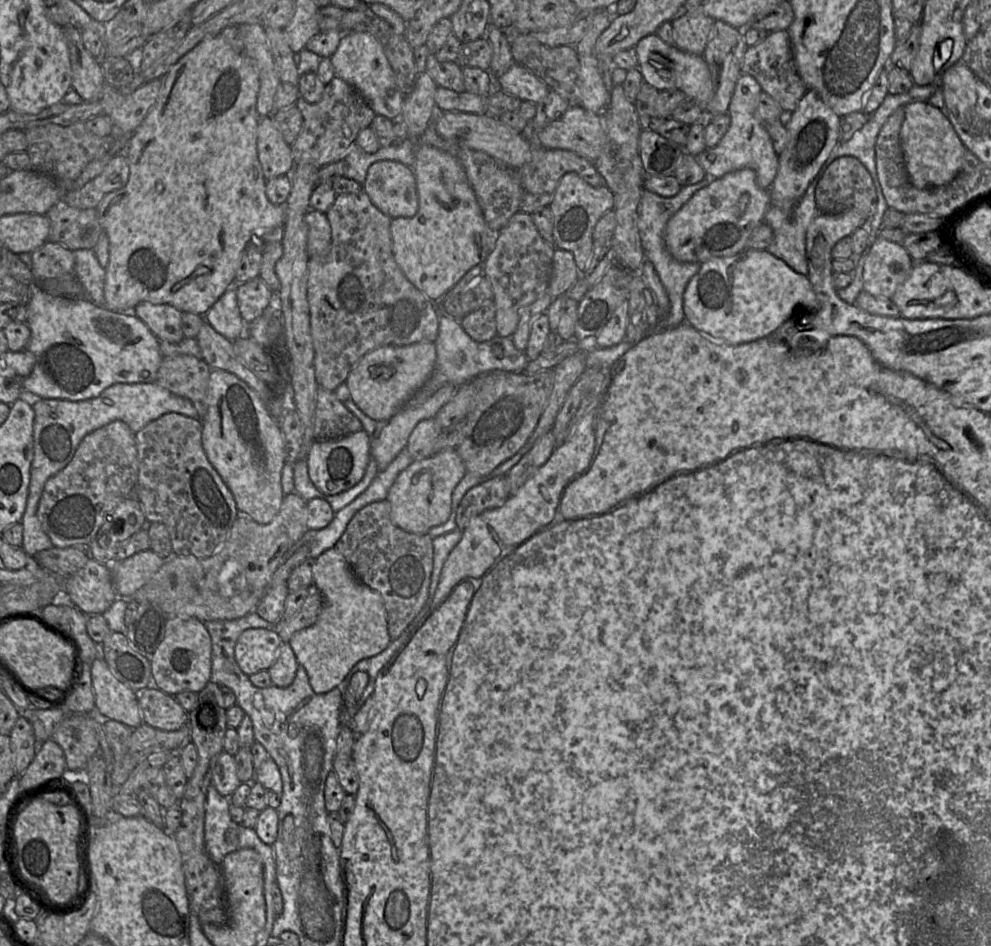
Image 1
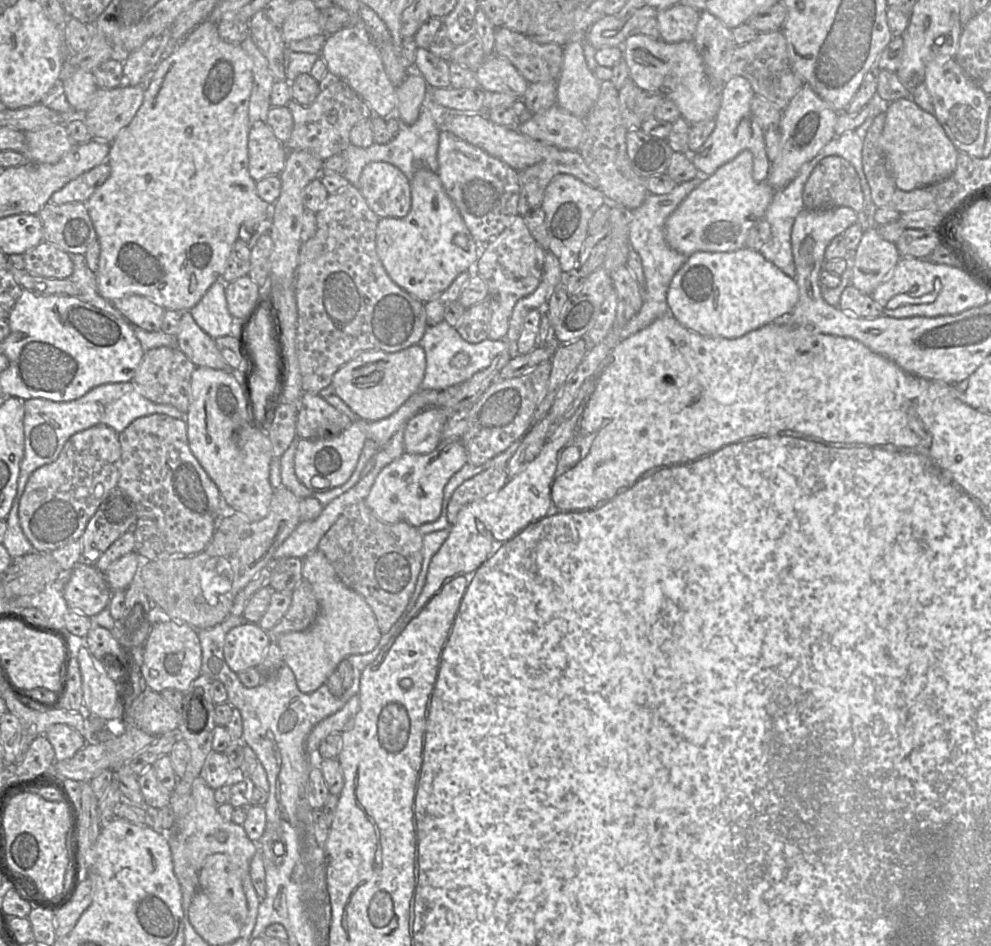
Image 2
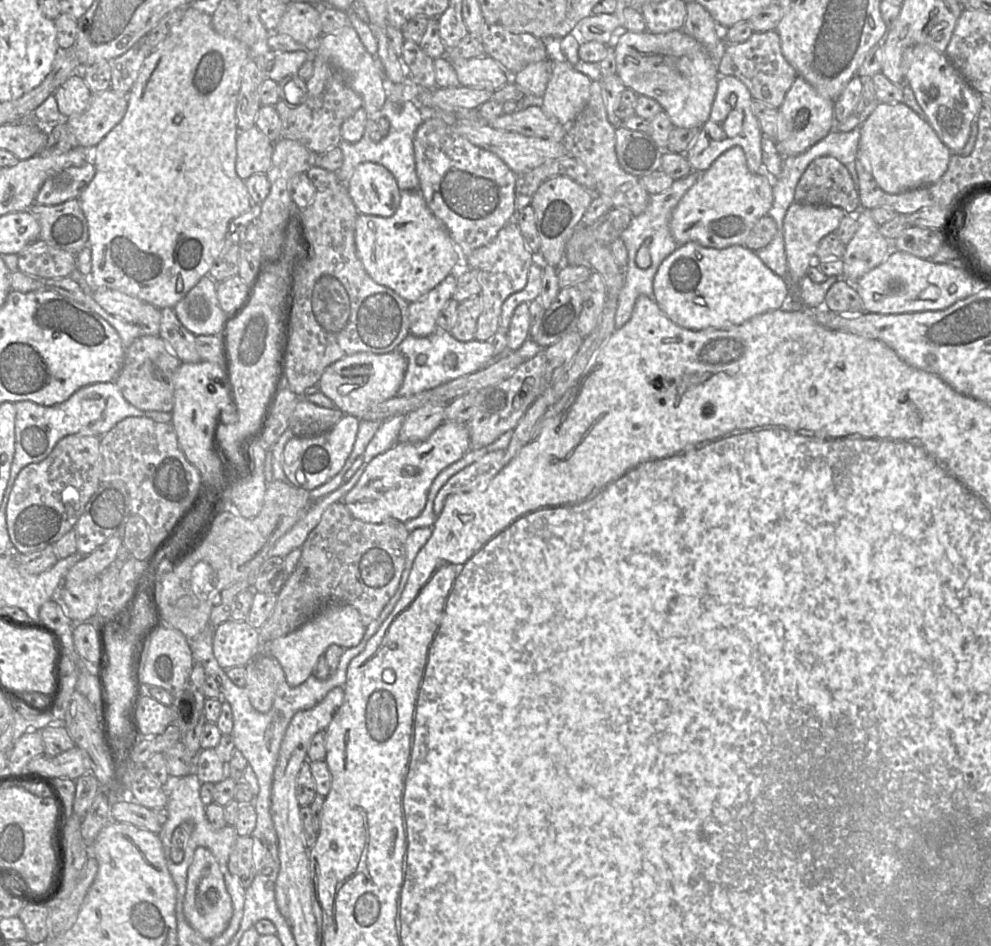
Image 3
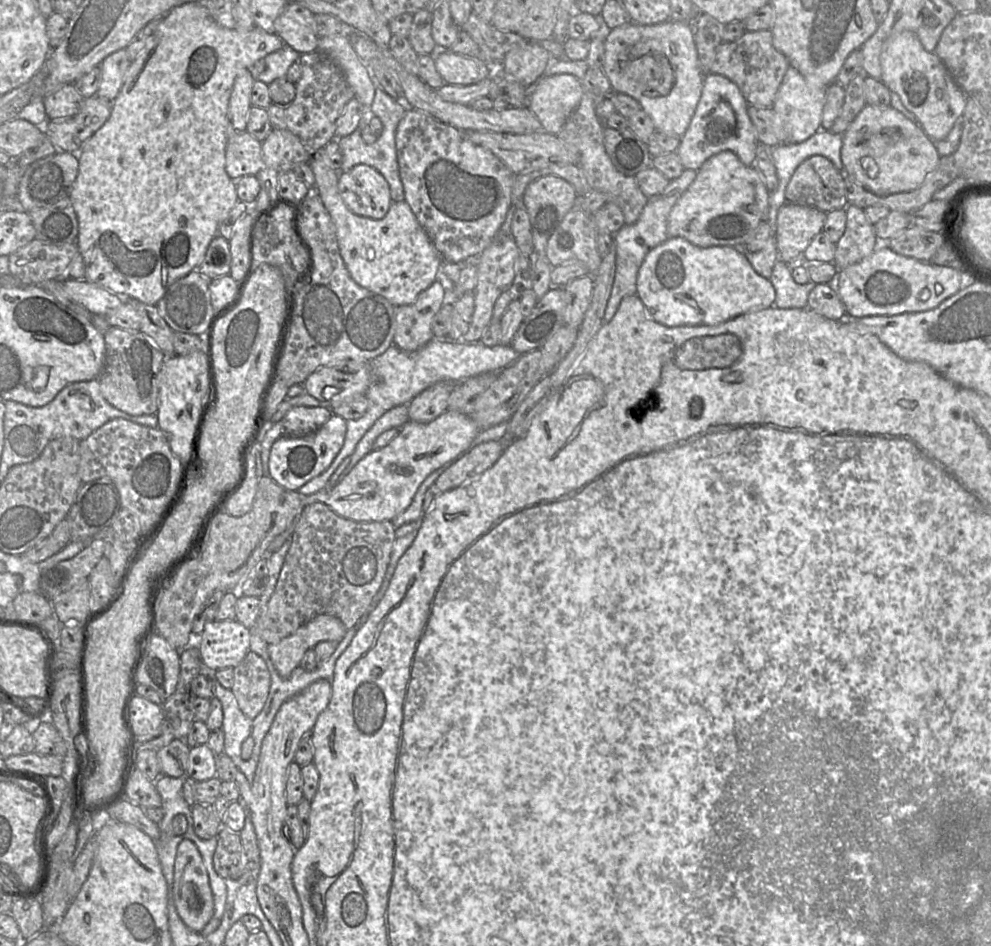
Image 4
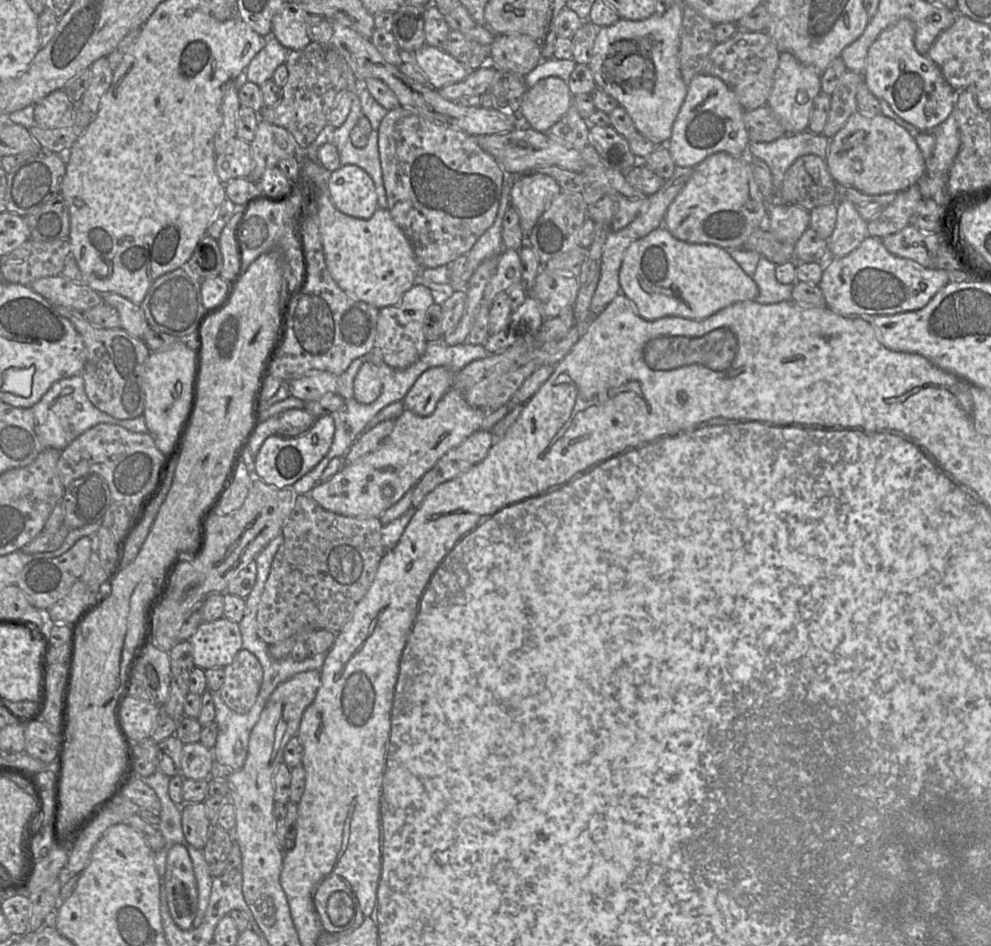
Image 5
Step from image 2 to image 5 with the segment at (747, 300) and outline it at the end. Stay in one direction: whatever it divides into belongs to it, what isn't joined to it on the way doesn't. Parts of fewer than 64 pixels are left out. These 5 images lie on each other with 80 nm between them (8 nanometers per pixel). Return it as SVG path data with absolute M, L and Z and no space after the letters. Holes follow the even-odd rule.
M664 226L634 241L625 251L619 270L621 293L635 304L639 315L648 321L667 316L703 320L741 301L755 300L757 284L735 262L729 252L713 244L694 244L675 238Z

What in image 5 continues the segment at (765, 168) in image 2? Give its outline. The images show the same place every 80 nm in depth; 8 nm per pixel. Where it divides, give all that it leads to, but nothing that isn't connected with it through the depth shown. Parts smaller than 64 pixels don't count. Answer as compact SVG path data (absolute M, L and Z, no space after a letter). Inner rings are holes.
M704 73L694 76L688 84L687 95L674 121L671 137L666 143L676 166L695 168L708 156L719 152L737 158L746 156L751 141L744 125L743 113L744 109L736 93L721 79Z

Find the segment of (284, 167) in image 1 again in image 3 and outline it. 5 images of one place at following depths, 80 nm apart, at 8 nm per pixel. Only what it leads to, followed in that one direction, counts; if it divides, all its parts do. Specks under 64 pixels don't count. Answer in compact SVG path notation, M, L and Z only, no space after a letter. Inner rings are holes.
M255 126L238 133L236 151L235 170L244 181L271 168L273 142Z

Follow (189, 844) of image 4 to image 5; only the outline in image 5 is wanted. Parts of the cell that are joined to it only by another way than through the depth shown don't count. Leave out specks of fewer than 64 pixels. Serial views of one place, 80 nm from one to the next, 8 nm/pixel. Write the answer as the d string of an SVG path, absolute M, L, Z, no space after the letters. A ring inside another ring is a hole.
M176 844L168 851L164 883L171 918L180 929L190 930L197 914L198 890L185 846Z

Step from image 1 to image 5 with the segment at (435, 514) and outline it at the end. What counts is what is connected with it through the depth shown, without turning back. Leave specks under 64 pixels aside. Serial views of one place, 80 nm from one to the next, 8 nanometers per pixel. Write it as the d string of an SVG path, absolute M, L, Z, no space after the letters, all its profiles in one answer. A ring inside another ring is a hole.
M451 387L431 415L422 417L405 409L394 420L393 431L377 450L346 465L331 478L317 484L308 495L322 508L339 515L379 518L411 490L446 452L457 447L471 434L481 429L485 412L486 410L471 406L459 391Z

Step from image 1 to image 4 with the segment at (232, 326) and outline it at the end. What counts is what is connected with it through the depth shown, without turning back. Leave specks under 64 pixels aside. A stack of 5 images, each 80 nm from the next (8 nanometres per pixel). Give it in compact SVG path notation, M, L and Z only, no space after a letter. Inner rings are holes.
M193 271L167 288L164 296L155 306L159 315L172 330L186 334L209 335L212 324L219 315L214 311L211 303L209 290L211 280L204 274Z

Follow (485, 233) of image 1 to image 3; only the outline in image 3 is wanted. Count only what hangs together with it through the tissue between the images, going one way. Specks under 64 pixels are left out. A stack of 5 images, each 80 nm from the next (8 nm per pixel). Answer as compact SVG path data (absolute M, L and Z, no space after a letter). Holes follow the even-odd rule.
M418 189L402 191L400 205L390 217L359 214L355 245L357 256L368 275L409 303L426 296L456 271L463 260L460 247L428 208Z

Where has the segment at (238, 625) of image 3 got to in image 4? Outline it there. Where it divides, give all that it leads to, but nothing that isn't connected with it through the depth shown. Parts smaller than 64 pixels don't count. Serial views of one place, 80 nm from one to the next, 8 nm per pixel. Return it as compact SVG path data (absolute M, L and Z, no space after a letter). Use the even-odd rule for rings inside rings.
M234 620L209 621L195 637L203 665L212 670L234 668L250 651L251 629Z

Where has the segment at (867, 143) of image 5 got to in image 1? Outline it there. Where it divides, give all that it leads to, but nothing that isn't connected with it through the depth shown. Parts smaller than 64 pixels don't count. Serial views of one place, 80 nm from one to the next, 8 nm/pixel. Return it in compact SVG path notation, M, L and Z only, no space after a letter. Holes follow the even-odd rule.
M913 101L903 107L900 144L911 183L918 189L948 184L960 173L964 144L943 111L928 102Z

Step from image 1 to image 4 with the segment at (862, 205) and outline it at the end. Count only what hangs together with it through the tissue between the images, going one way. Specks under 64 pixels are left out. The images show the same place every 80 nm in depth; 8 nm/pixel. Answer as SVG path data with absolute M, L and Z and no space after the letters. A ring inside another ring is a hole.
M815 155L804 160L792 175L786 191L786 203L816 208L823 212L846 209L849 205L845 173L835 167L826 157Z

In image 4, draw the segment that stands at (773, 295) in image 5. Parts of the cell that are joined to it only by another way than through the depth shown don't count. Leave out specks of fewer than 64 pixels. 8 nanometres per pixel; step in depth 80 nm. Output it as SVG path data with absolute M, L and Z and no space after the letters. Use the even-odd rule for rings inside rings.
M777 260L769 278L775 288L774 306L778 308L806 308L808 296L815 283L798 284L794 281L790 267L782 260Z

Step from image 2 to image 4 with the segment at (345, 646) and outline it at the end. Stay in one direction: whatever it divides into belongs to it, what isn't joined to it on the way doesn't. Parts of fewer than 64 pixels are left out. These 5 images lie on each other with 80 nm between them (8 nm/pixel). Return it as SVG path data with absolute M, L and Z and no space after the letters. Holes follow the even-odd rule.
M327 614L318 615L291 635L268 645L268 653L279 674L288 678L295 668L300 667L308 650L322 641L338 643L348 631L338 618Z

